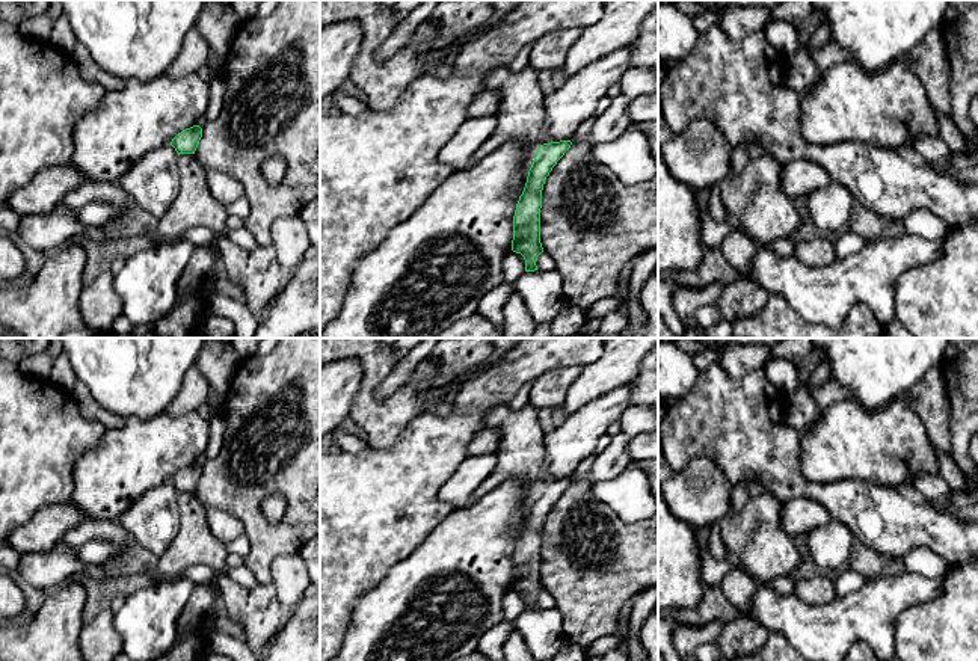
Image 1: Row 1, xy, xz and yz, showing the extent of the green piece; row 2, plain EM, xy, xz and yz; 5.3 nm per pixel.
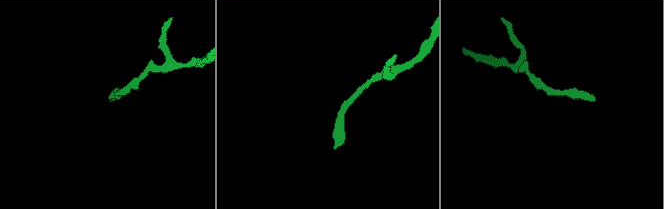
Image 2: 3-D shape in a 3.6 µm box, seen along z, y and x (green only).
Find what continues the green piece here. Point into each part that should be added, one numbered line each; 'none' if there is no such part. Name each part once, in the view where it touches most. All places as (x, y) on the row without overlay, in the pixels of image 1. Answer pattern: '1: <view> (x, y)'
none

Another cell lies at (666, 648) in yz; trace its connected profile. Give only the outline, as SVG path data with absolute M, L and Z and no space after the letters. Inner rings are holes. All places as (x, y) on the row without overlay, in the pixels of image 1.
M672 614L658 616L658 653L664 658L664 661L682 661L673 646L673 626Z

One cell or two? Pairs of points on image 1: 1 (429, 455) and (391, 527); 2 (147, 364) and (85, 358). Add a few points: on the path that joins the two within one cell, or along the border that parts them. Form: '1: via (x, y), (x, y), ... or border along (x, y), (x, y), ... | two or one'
1: via (411, 473), (391, 495), (391, 509) | one
2: via (132, 358), (100, 358) | one

